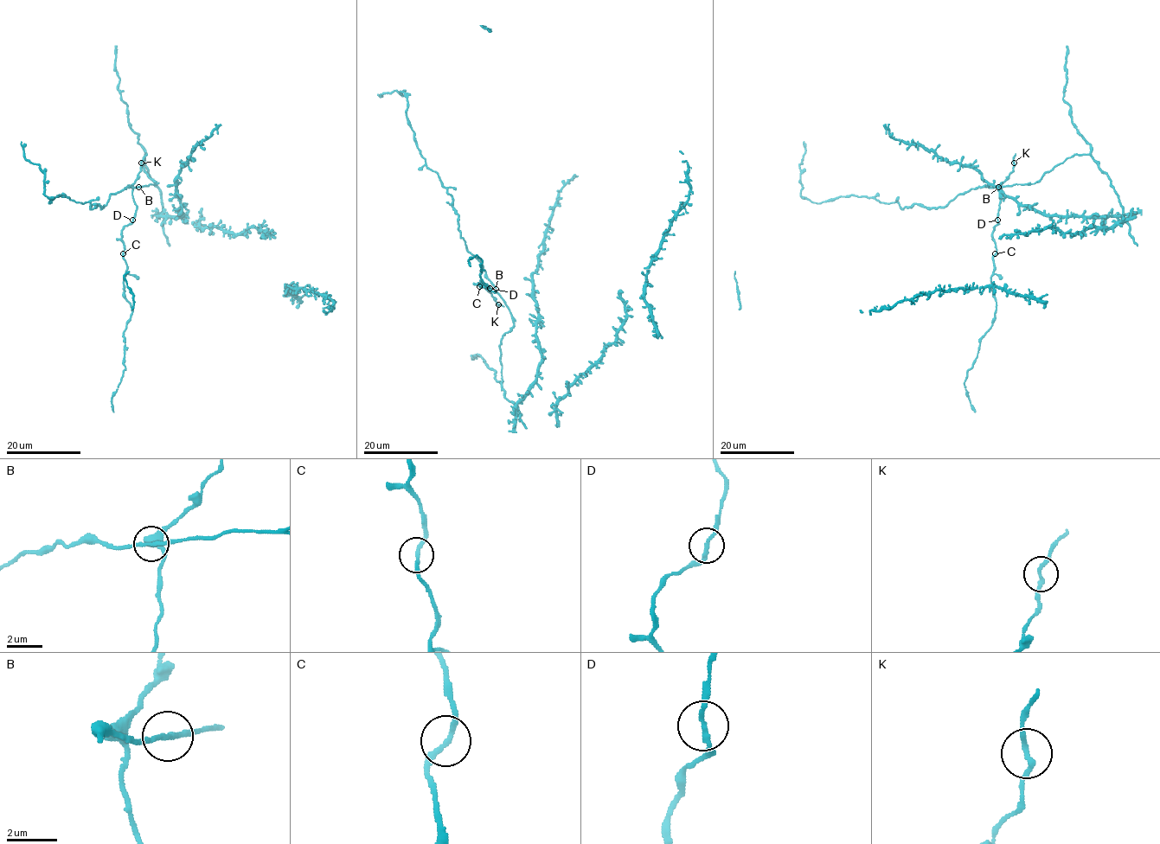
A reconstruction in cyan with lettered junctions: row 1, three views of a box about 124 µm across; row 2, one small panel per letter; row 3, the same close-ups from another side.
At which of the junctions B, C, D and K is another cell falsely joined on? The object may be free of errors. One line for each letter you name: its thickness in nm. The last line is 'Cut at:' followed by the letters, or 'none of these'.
Cut at: none of these

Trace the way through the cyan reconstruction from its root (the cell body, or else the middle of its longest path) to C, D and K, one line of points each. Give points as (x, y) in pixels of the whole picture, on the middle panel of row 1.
C: (502, 375), (500, 343), (514, 324), (513, 316), (491, 284), (490, 291), (493, 290), (478, 284), (479, 286)
D: (502, 375), (500, 343), (514, 322), (508, 306), (497, 290), (491, 284), (489, 290), (493, 290), (490, 288)
K: (502, 375), (500, 343), (514, 322), (508, 306), (491, 284), (489, 290), (498, 304)

